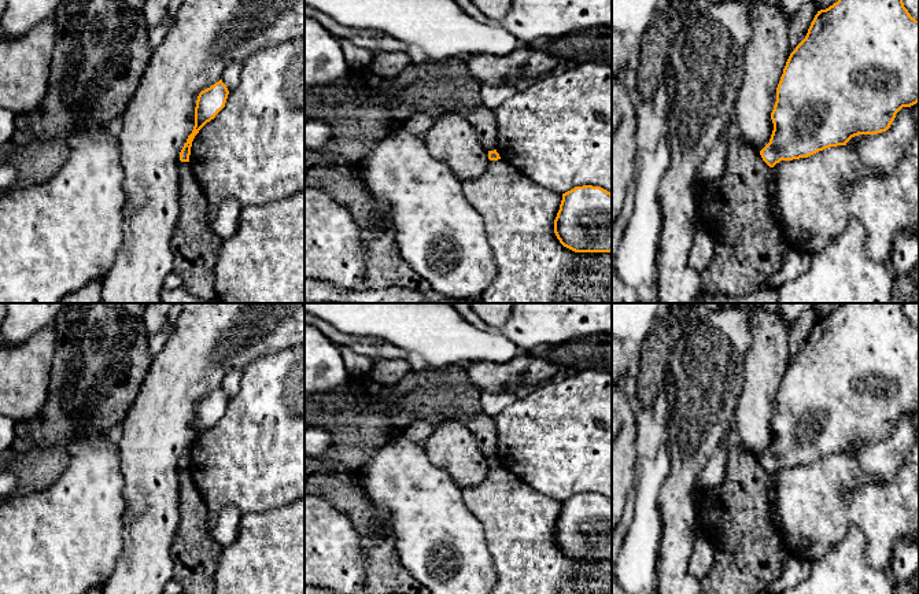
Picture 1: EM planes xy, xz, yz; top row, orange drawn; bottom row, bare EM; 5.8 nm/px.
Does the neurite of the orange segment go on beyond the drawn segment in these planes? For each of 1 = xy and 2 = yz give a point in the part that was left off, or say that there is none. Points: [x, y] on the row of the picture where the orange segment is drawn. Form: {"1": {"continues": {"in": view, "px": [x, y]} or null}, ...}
{"1": {"continues": null}, "2": {"continues": null}}

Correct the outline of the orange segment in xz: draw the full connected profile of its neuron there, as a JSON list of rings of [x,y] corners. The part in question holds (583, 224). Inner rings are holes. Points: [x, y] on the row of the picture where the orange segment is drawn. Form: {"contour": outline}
{"contour": [[[593,185],[562,193],[554,233],[575,252],[612,252],[612,193]]]}

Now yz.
{"contour": [[[838,0],[817,11],[805,38],[790,54],[771,112],[774,130],[760,155],[774,167],[780,161],[808,158],[830,147],[846,145],[855,136],[886,132],[903,107],[918,102],[919,21],[911,16],[903,0]]]}

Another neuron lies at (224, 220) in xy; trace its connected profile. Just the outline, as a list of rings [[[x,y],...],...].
[[[225,200],[210,210],[210,228],[221,240],[232,237],[239,226],[243,206],[236,200]]]

